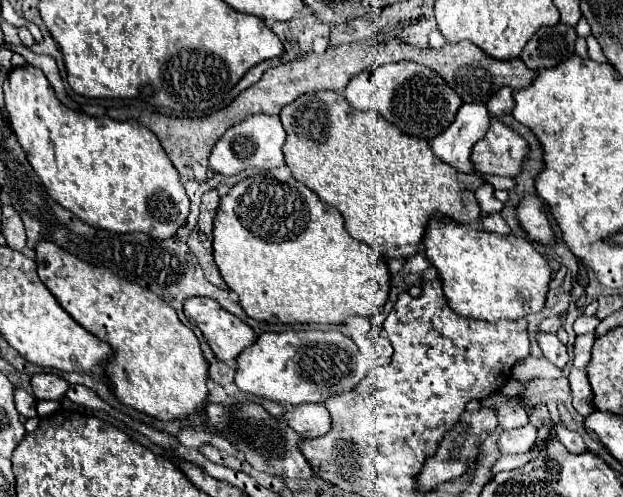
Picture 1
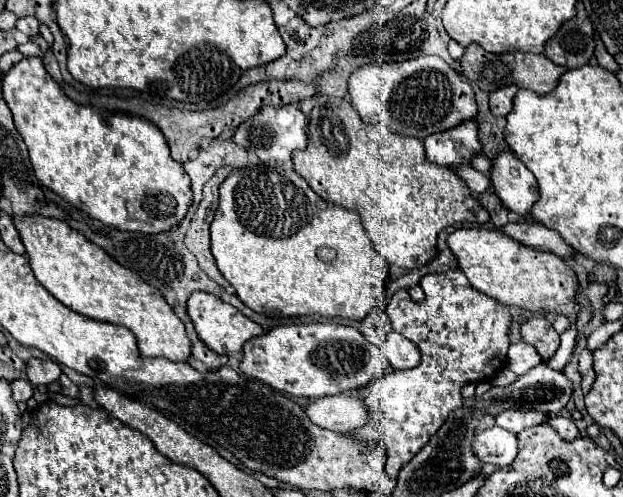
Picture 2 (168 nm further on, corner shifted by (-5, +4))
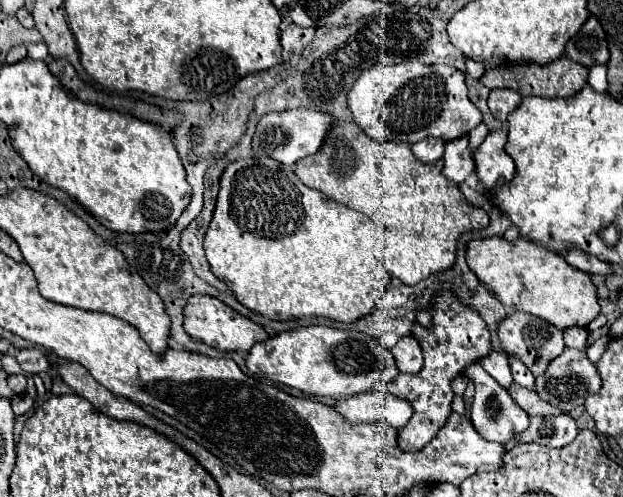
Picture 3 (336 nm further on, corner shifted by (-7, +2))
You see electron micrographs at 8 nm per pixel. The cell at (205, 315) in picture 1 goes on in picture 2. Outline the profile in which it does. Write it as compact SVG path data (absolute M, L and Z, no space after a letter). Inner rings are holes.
M193 293L189 297L189 301L187 301L187 313L189 313L189 317L191 317L193 325L195 325L195 331L197 331L199 339L211 351L215 351L219 355L223 355L223 353L237 353L237 351L243 349L243 345L249 339L253 339L253 337L263 333L263 329L255 321L251 321L239 309L235 309L233 305L217 299L211 293Z

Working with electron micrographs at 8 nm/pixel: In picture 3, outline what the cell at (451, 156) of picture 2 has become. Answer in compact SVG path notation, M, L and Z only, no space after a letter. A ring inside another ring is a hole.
M427 137L425 141L419 141L417 145L413 145L413 153L423 163L435 163L443 157L443 147L445 147L445 141L435 139L435 137Z

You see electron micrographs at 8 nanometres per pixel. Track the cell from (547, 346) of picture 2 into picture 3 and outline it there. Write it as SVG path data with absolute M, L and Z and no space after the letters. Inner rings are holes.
M515 311L511 315L505 317L505 321L499 323L499 339L503 345L505 353L517 355L529 369L533 375L539 375L545 371L545 365L549 365L549 361L557 355L563 353L565 343L563 343L563 331L559 331L555 325L551 325L549 321L531 315L531 313L521 313Z

